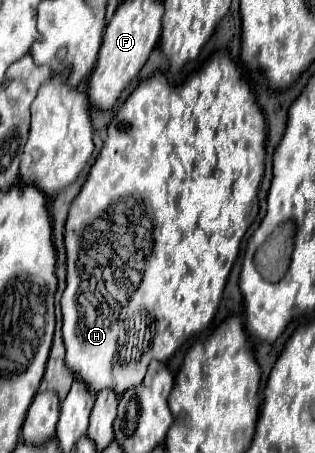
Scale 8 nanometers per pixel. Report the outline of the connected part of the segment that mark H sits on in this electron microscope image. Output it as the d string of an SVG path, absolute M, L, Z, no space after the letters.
M226 50L213 53L202 66L178 85L170 84L162 72L154 72L148 80L136 86L136 90L116 112L114 120L108 124L104 148L96 158L94 166L90 168L88 180L84 182L80 194L74 198L70 206L64 232L68 284L60 300L64 316L62 338L66 346L68 368L76 376L82 376L84 382L92 386L94 392L112 388L118 396L124 394L124 390L142 382L146 366L152 360L160 362L168 360L192 334L208 328L218 310L218 302L222 298L222 290L232 270L232 264L238 256L240 240L258 214L258 188L264 176L264 156L266 156L266 118L256 102L256 90L252 84L242 80L240 70L236 68Z

